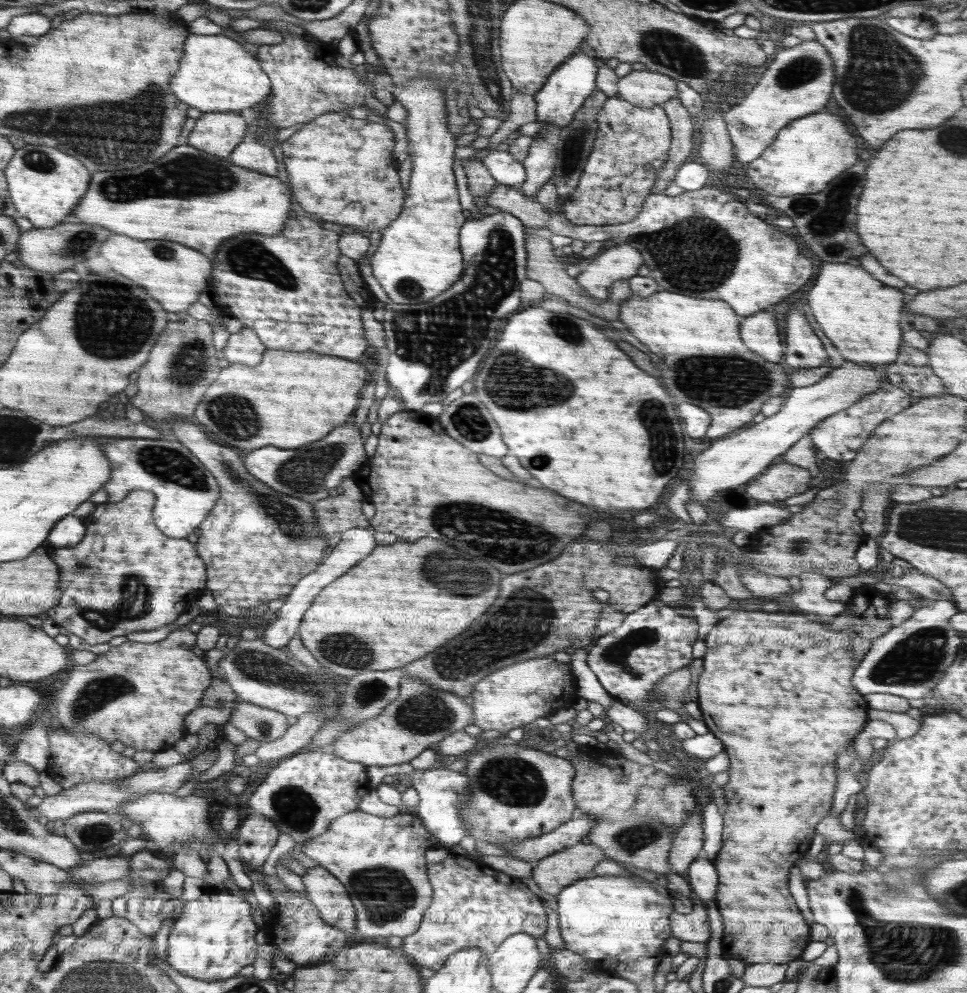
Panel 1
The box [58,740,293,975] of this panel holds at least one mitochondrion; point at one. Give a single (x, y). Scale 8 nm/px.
(96, 835)

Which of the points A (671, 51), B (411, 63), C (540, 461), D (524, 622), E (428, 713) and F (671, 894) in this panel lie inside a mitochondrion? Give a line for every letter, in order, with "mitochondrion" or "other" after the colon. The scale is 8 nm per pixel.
A: mitochondrion
B: other
C: mitochondrion
D: mitochondrion
E: mitochondrion
F: other

